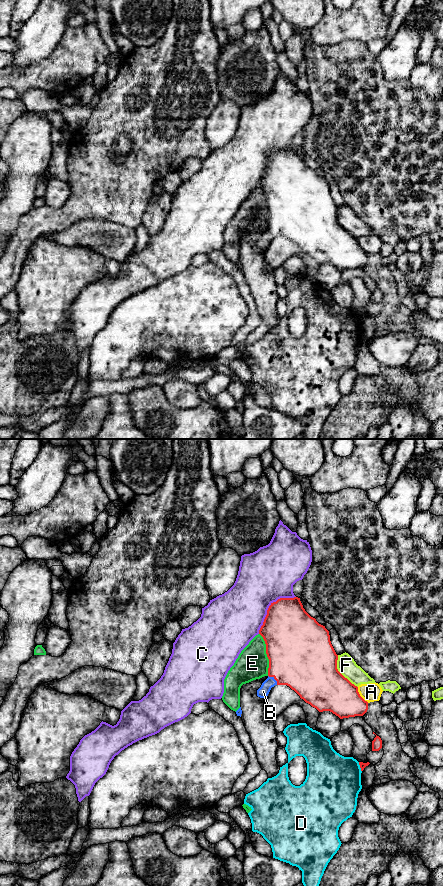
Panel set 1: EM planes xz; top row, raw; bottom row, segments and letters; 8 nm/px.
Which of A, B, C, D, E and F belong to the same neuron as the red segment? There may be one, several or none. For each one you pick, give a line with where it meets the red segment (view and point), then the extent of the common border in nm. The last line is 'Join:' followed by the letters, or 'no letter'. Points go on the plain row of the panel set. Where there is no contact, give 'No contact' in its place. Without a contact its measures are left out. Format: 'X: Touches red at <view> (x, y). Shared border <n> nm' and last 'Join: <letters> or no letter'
B: Touches red at xz (274, 230). Shared border 110 nm
Join: B

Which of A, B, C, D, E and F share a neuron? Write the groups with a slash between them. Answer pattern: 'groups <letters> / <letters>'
groups A / B / C / D / E / F

